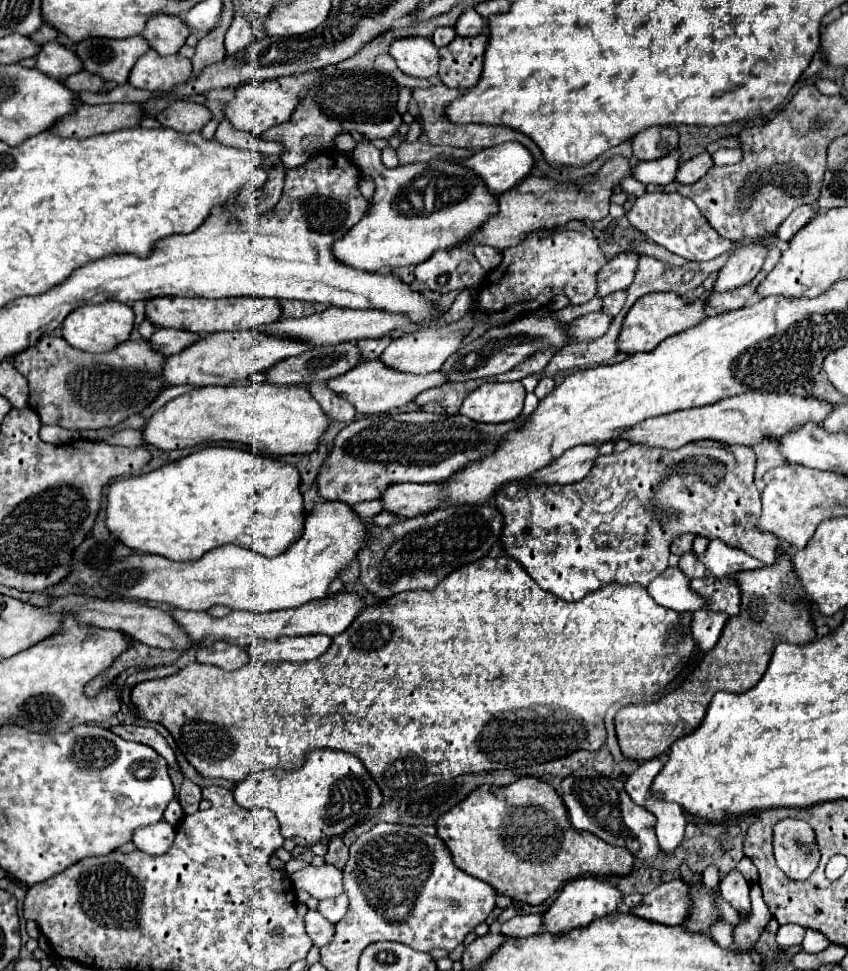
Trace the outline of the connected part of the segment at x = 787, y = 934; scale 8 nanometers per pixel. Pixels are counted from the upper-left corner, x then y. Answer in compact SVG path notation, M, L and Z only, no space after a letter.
M782 925L776 933L776 941L780 947L792 947L792 945L800 945L804 939L806 929L800 925Z

